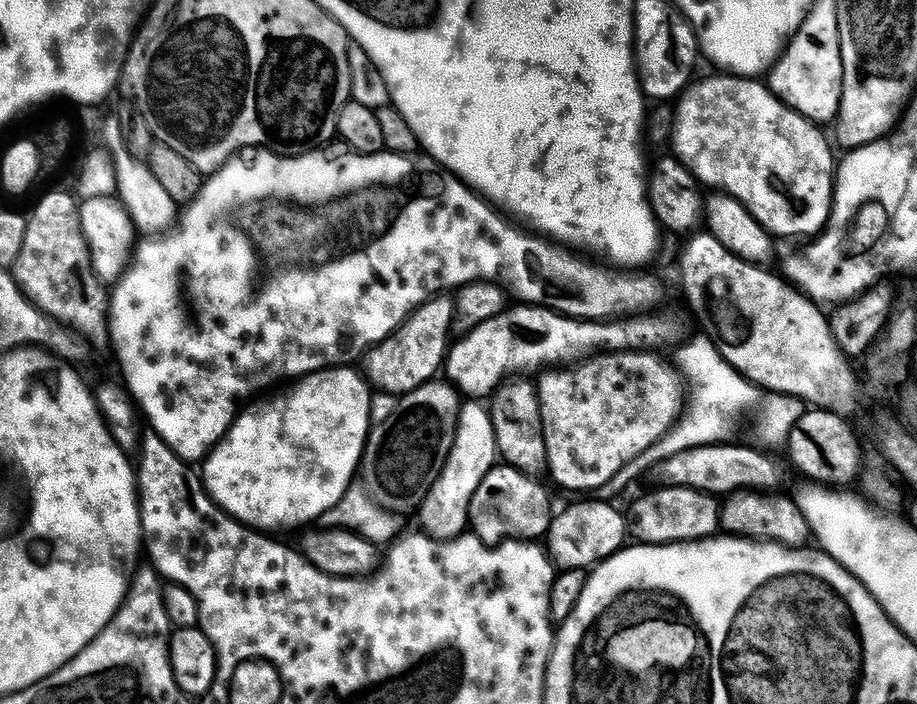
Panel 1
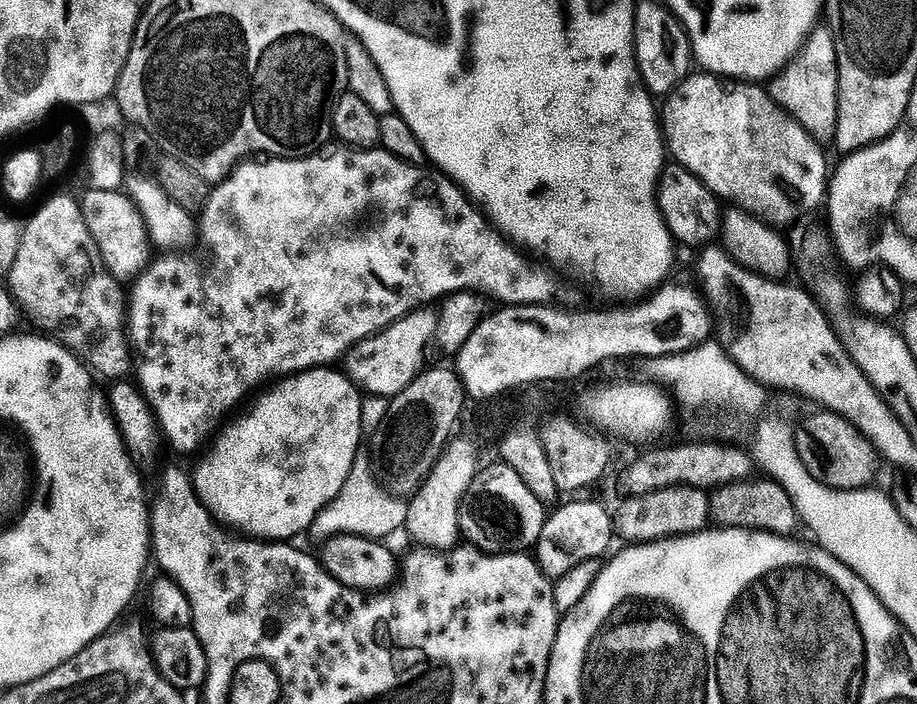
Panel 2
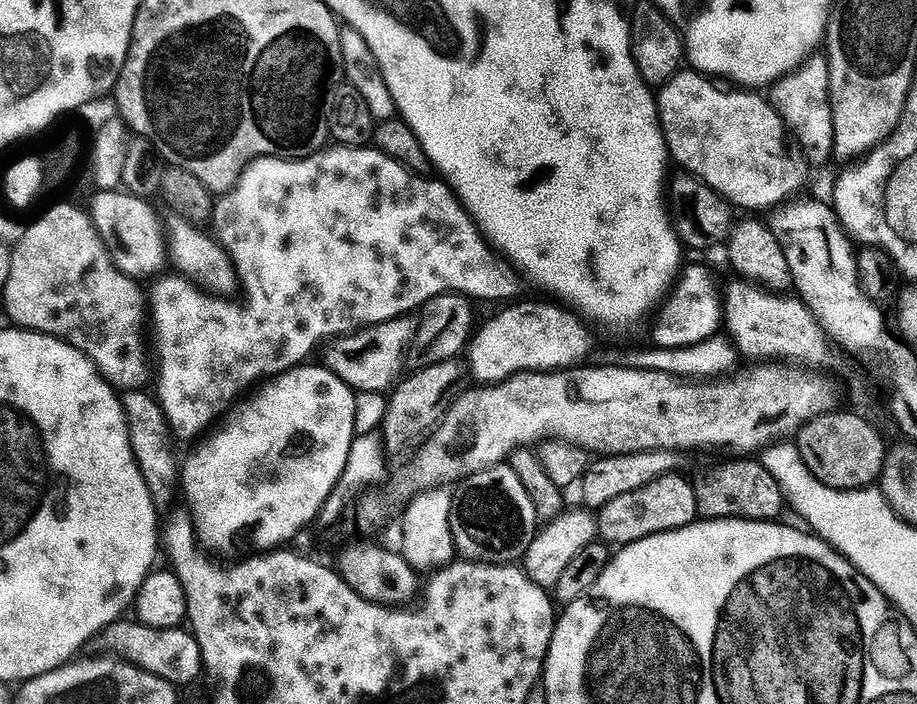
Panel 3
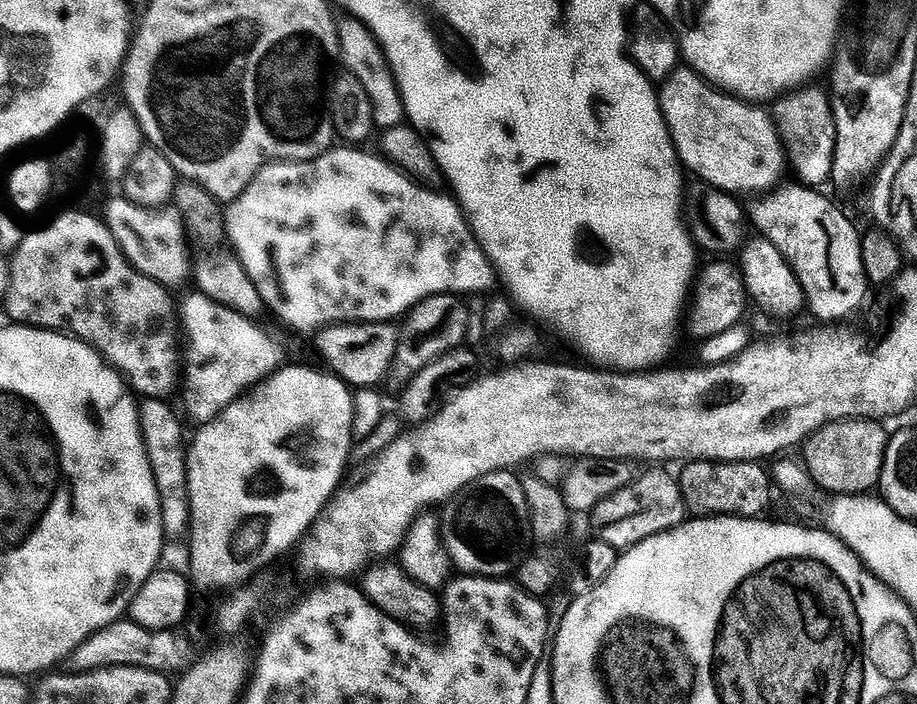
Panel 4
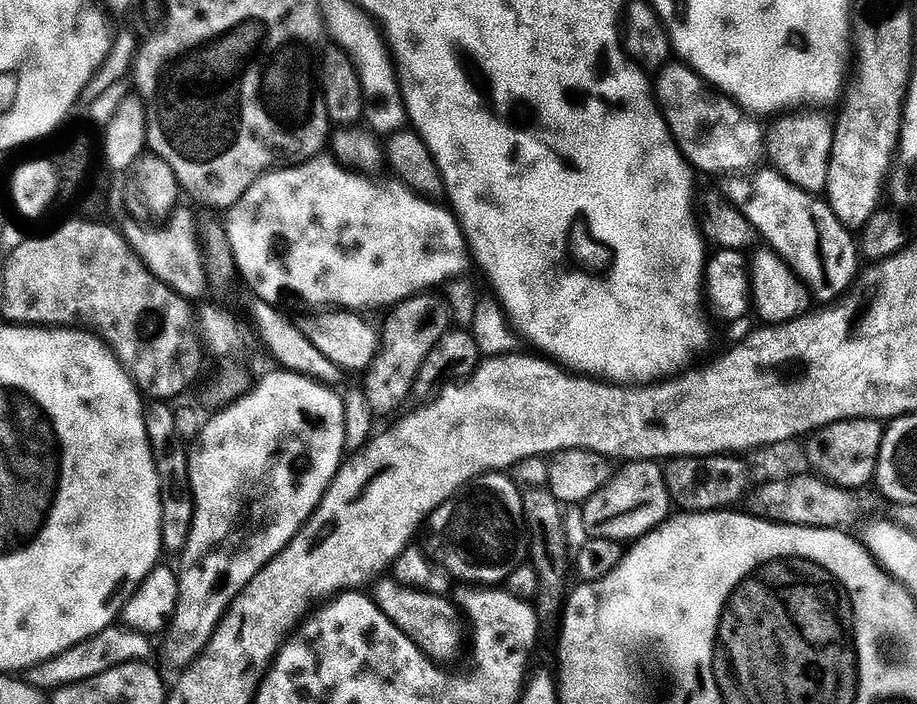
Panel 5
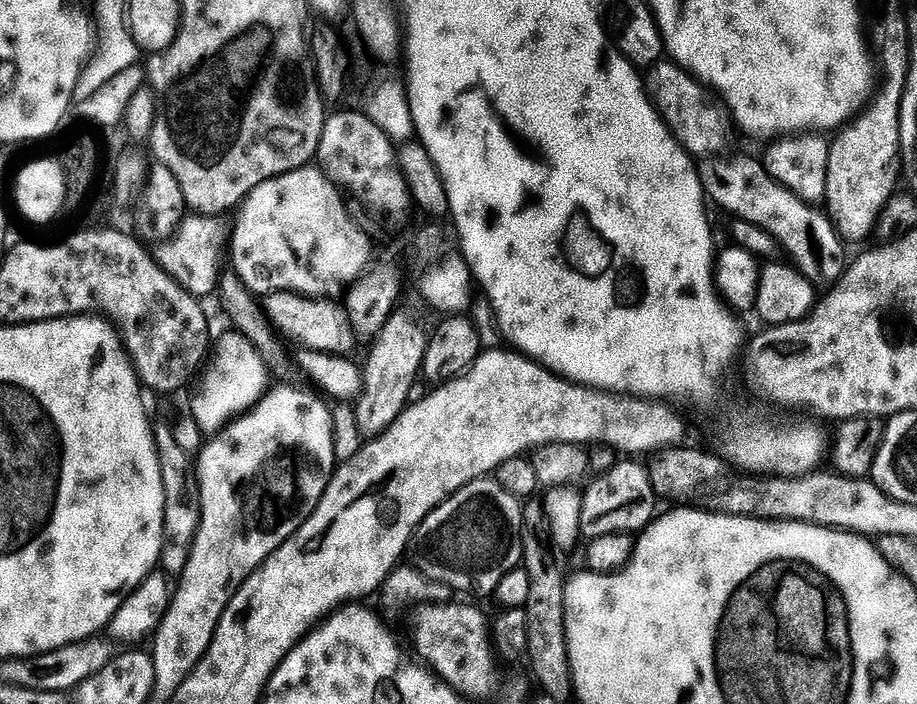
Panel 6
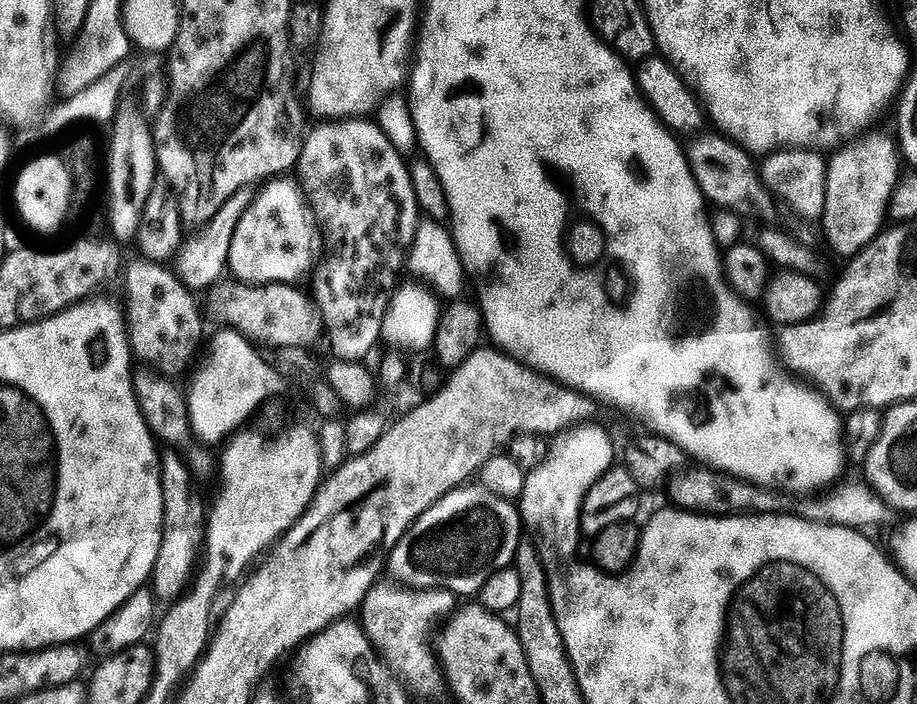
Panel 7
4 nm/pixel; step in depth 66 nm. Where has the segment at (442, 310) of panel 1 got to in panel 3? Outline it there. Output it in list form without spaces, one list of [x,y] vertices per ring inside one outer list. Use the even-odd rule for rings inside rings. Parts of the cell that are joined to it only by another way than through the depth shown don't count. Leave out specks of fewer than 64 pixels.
[[[408,318],[387,320],[384,324],[373,324],[370,328],[361,328],[359,332],[331,341],[327,345],[326,367],[356,392],[387,393],[388,387],[401,379],[400,371],[406,368],[408,346],[416,332],[416,324],[410,321]]]

